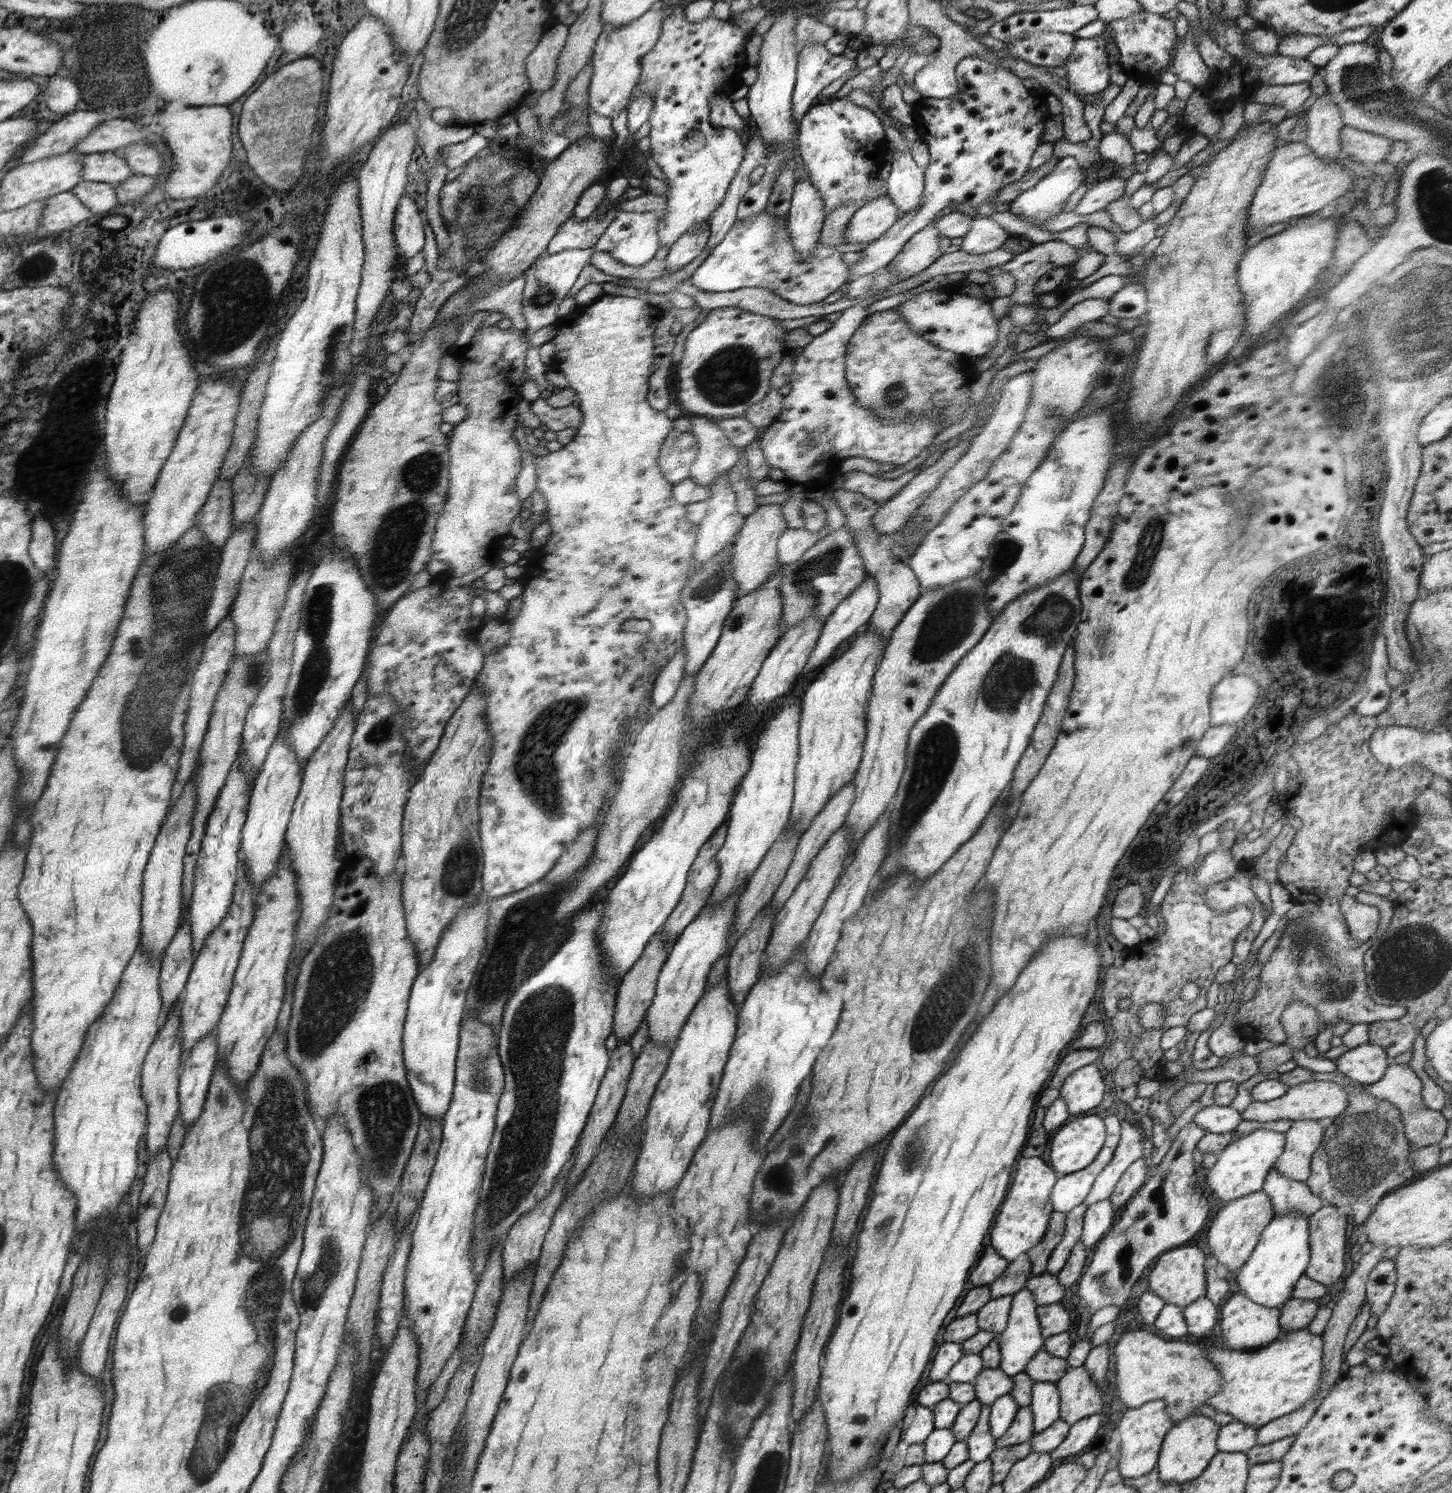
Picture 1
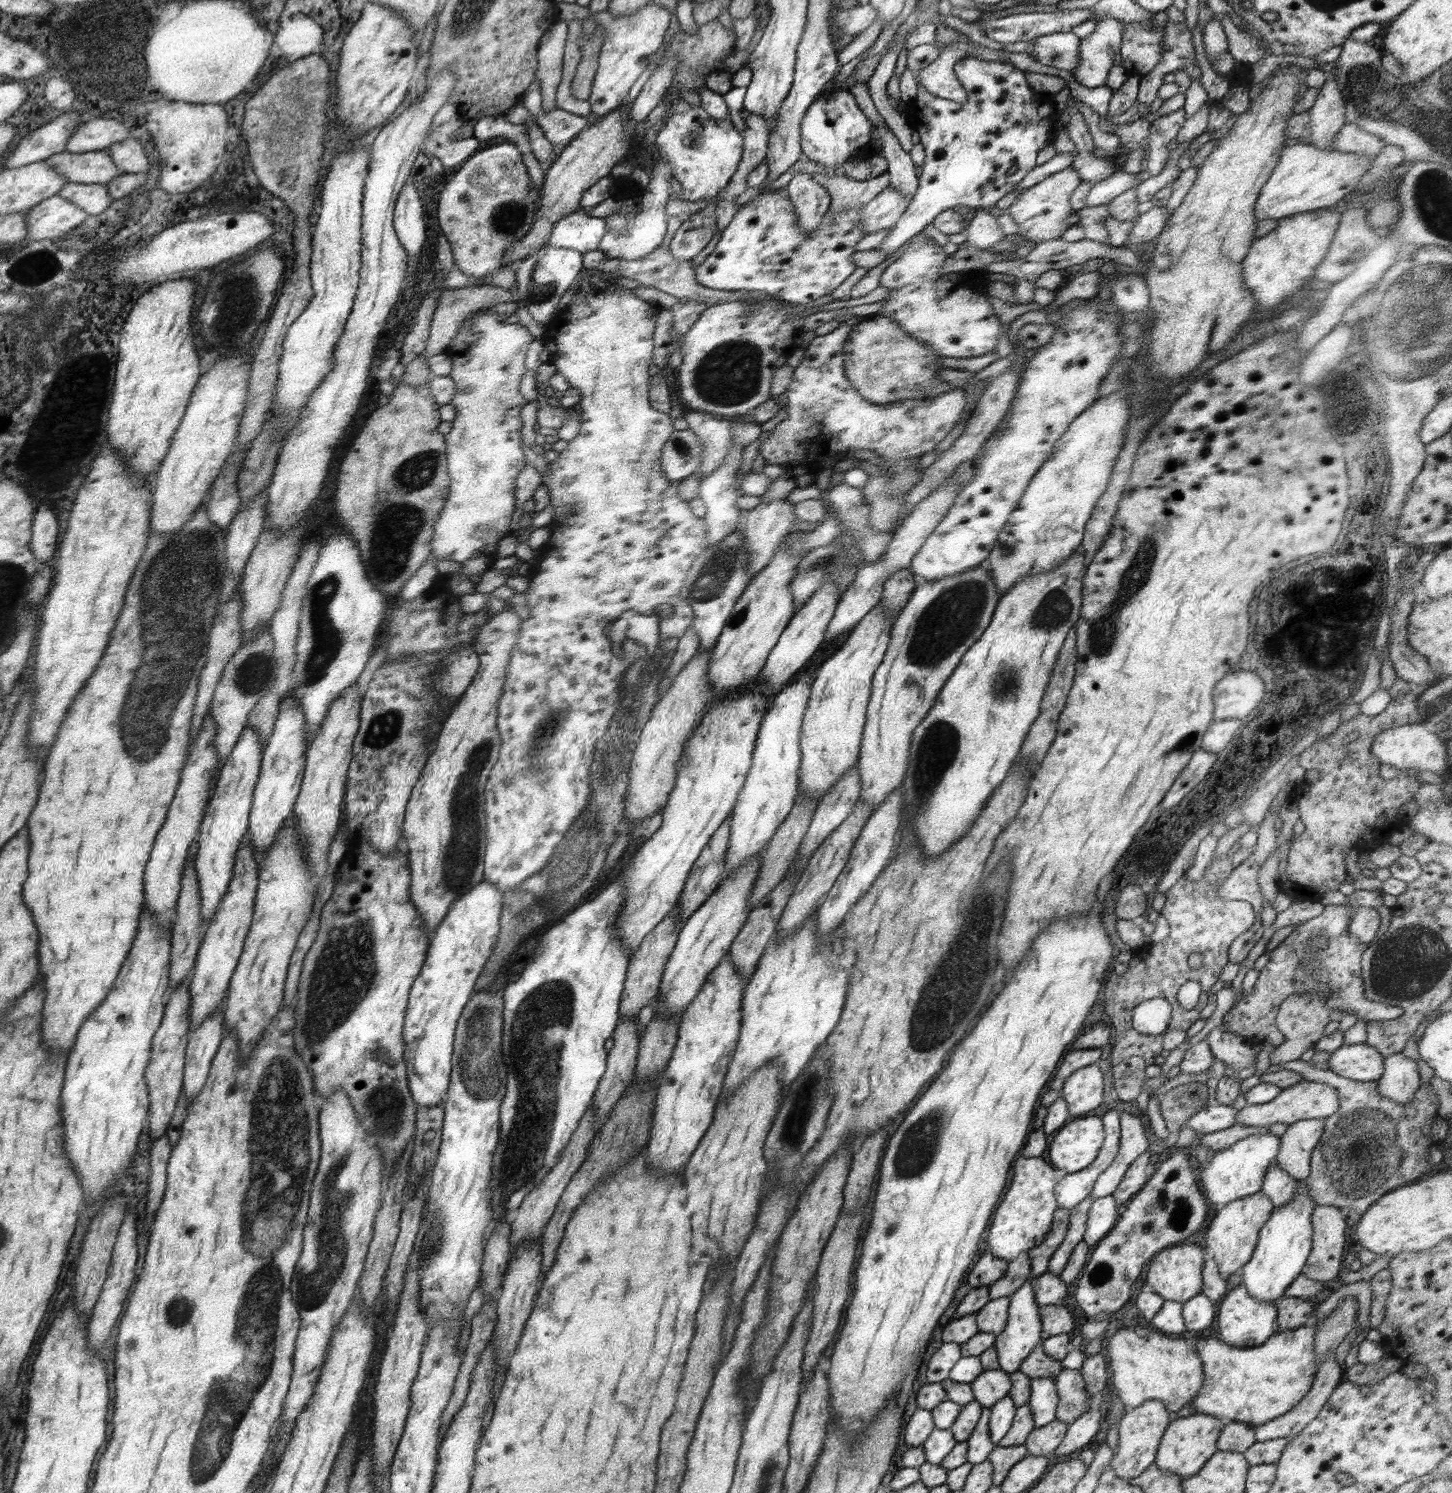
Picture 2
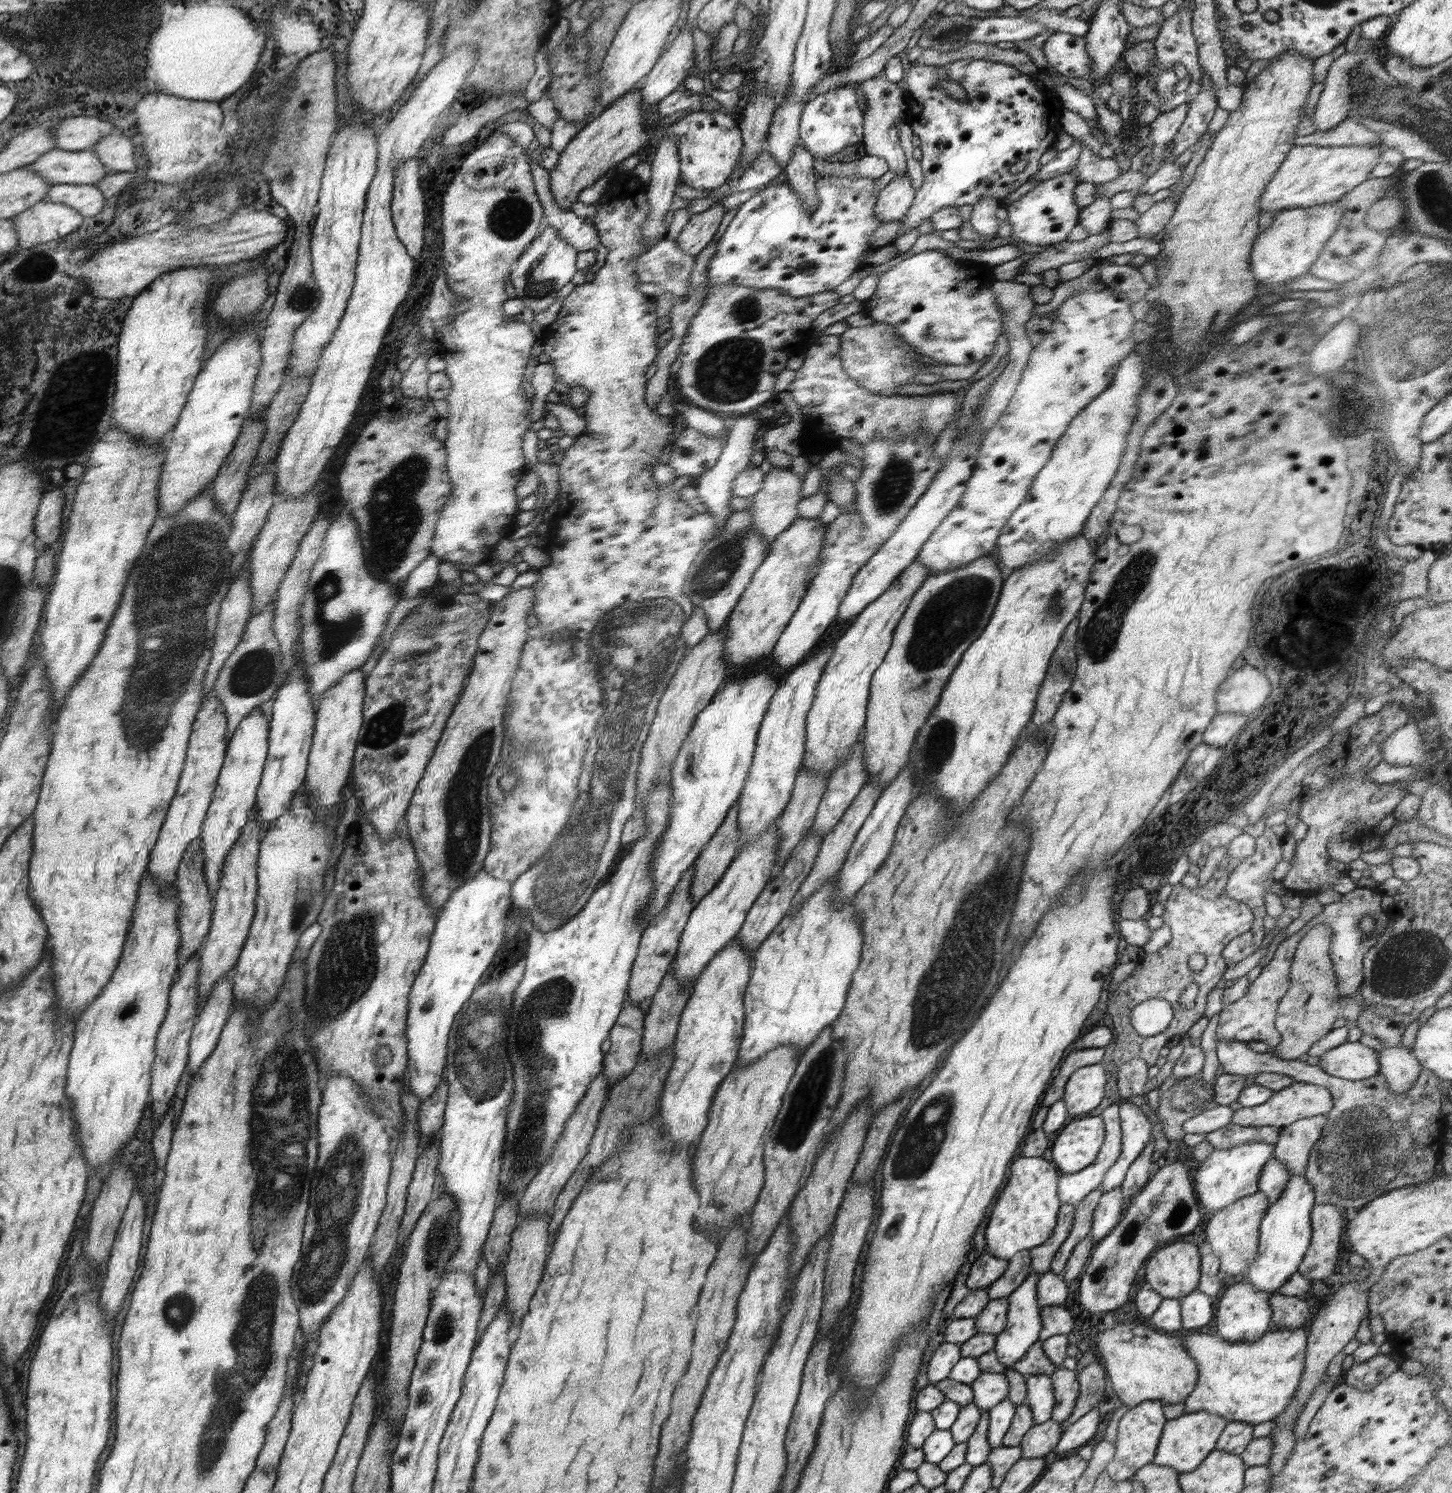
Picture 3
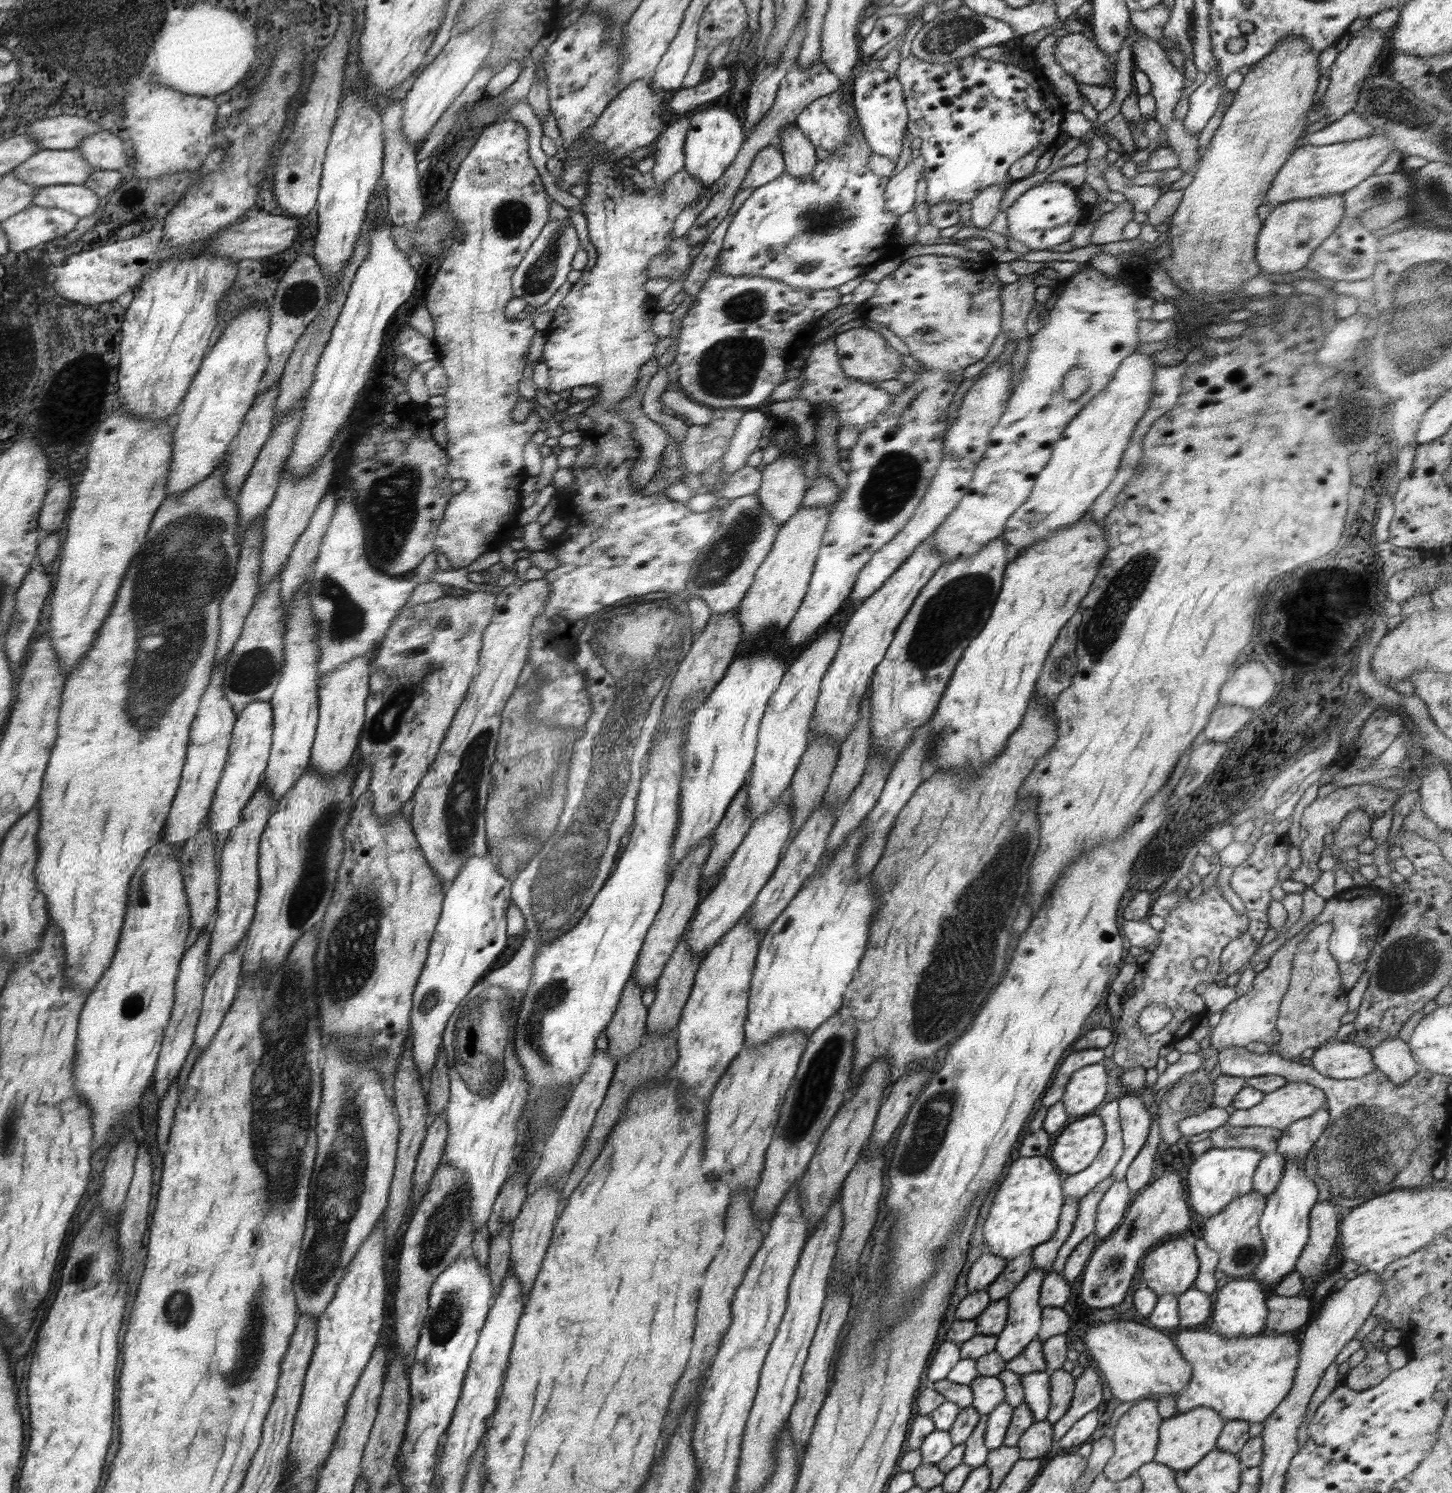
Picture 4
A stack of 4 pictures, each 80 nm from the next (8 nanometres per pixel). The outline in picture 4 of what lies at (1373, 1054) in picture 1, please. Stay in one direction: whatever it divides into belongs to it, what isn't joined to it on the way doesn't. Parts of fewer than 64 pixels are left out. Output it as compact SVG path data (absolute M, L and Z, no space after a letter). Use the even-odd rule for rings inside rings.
M1353 1040L1328 1041L1311 1057L1312 1068L1336 1080L1359 1079L1375 1068L1372 1053Z

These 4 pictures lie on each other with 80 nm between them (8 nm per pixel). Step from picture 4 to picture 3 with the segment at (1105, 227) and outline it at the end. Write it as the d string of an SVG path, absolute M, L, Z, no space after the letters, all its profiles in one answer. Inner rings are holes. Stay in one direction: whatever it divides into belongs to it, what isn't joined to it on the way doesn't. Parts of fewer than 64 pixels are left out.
M1110 224L1108 228L1100 234L1088 235L1082 241L1064 241L1058 244L1052 244L1048 250L1036 254L1036 257L1024 262L1018 268L1018 274L1022 266L1025 267L1024 273L1042 273L1050 268L1058 269L1063 264L1069 262L1080 261L1088 258L1094 259L1094 251L1105 246L1111 242L1111 234L1109 233Z

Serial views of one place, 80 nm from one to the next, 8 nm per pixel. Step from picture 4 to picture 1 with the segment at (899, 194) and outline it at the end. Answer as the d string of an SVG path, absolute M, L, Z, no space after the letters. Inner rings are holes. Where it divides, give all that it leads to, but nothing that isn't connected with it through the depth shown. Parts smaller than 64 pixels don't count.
M890 196L876 198L864 208L856 210L846 229L848 245L860 246L860 242L878 240L898 221L898 206L892 204Z

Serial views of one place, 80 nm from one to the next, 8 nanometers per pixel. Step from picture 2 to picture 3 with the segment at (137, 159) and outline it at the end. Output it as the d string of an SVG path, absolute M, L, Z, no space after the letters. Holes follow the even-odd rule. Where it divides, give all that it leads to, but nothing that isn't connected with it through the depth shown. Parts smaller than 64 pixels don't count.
M121 133L101 138L90 149L110 171L134 172L138 165L134 144Z

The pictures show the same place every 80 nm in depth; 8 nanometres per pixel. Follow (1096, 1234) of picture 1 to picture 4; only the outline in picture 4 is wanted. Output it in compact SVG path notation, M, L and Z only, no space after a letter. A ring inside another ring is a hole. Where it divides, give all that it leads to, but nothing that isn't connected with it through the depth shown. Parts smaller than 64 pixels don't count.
M1125 1180L1114 1182L1104 1193L1096 1212L1095 1233L1099 1238L1108 1237L1124 1220L1126 1211L1132 1202L1132 1196Z

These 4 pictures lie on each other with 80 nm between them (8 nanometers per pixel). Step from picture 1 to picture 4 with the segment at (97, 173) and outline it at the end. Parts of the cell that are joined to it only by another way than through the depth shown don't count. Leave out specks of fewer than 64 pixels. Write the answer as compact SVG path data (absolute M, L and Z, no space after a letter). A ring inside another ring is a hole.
M42 149L11 173L26 184L44 187L57 184L83 185L94 171L96 168L75 149Z

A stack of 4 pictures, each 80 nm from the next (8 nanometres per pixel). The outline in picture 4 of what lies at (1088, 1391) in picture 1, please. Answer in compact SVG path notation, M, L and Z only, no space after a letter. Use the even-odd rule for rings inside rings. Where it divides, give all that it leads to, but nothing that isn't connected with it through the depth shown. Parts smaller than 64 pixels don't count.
M1064 1369L1055 1370L1049 1373L1050 1385L1050 1408L1045 1418L1049 1424L1054 1425L1064 1413L1070 1408L1070 1401L1073 1399L1075 1379L1071 1372Z

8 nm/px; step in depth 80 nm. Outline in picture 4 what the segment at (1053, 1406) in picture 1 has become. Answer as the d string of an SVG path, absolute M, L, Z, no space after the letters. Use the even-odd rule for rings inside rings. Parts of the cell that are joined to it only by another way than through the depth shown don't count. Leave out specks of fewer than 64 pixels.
M1046 1371L1023 1374L1020 1377L1026 1403L1035 1422L1042 1422L1050 1408L1050 1375Z

